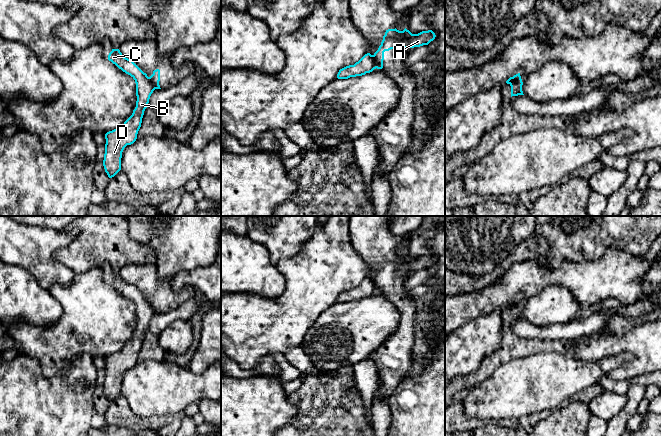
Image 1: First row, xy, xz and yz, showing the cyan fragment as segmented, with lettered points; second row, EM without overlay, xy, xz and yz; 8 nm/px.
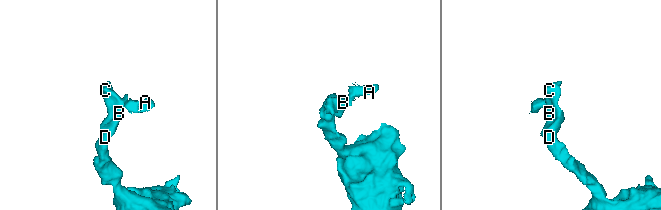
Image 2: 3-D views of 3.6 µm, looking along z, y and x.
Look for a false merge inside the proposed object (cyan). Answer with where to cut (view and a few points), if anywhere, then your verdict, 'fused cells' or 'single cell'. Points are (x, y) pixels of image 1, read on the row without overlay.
xz (372, 279), (376, 291) | fused cells

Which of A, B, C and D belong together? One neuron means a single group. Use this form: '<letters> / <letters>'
A / B C D

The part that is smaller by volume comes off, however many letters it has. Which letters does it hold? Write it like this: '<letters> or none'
A

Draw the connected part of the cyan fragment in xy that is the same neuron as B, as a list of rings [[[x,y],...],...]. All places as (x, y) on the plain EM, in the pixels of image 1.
[[[112,273],[108,279],[108,284],[135,304],[137,320],[136,331],[132,339],[122,350],[105,358],[106,368],[103,390],[108,401],[112,402],[121,394],[121,382],[124,372],[133,368],[137,363],[144,335],[155,311],[147,298],[132,284],[124,281],[119,273]]]

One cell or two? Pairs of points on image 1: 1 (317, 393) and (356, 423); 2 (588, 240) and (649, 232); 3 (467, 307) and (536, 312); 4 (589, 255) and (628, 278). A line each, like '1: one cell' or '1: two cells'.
1: one cell
2: one cell
3: two cells
4: two cells

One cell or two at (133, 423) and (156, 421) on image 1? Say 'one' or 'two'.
one

